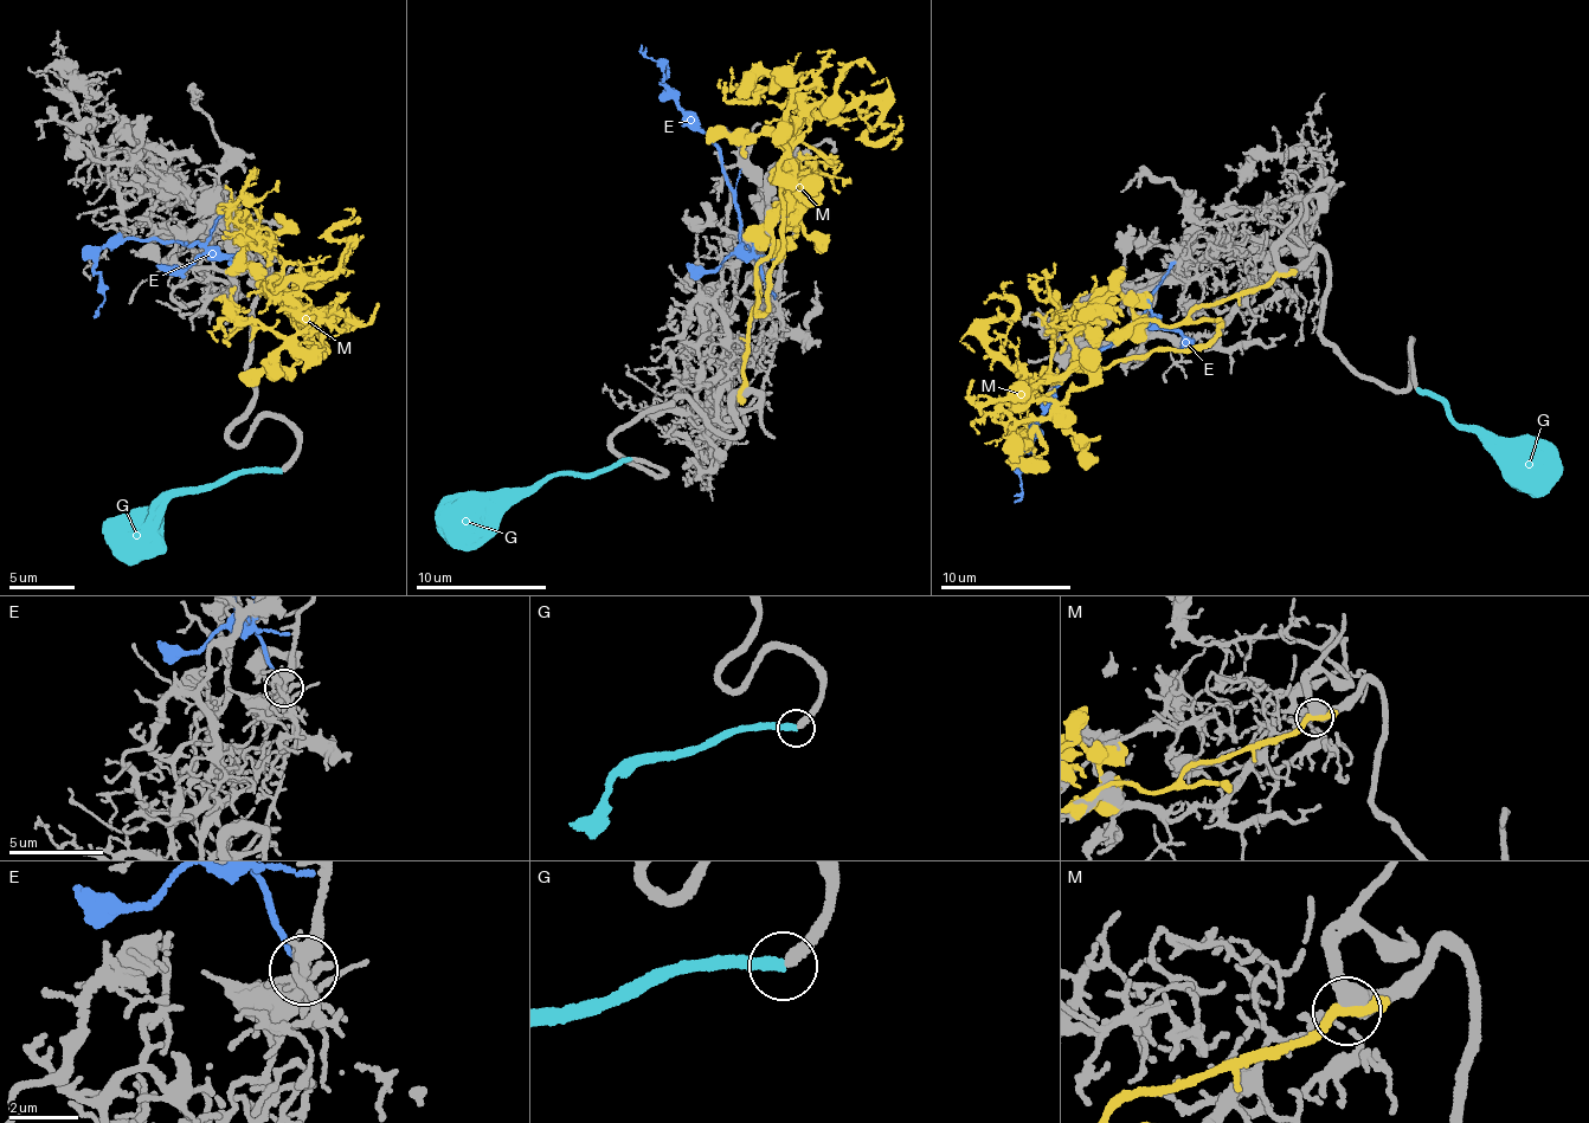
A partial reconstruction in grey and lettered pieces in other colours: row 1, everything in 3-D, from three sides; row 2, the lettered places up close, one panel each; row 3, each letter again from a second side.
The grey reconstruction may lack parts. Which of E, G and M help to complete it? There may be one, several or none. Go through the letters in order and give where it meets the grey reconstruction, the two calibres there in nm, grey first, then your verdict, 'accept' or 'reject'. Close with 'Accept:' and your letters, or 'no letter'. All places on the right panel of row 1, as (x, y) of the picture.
E: meets grey at (1172, 264); 190 nm thick on the grey side, 180 nm on the other; reject
G: meets grey at (1417, 391); 280 nm thick on the grey side, 280 nm on the other; accept
M: meets grey at (1280, 275); 480 nm thick on the grey side, 280 nm on the other; reject
Accept: G

